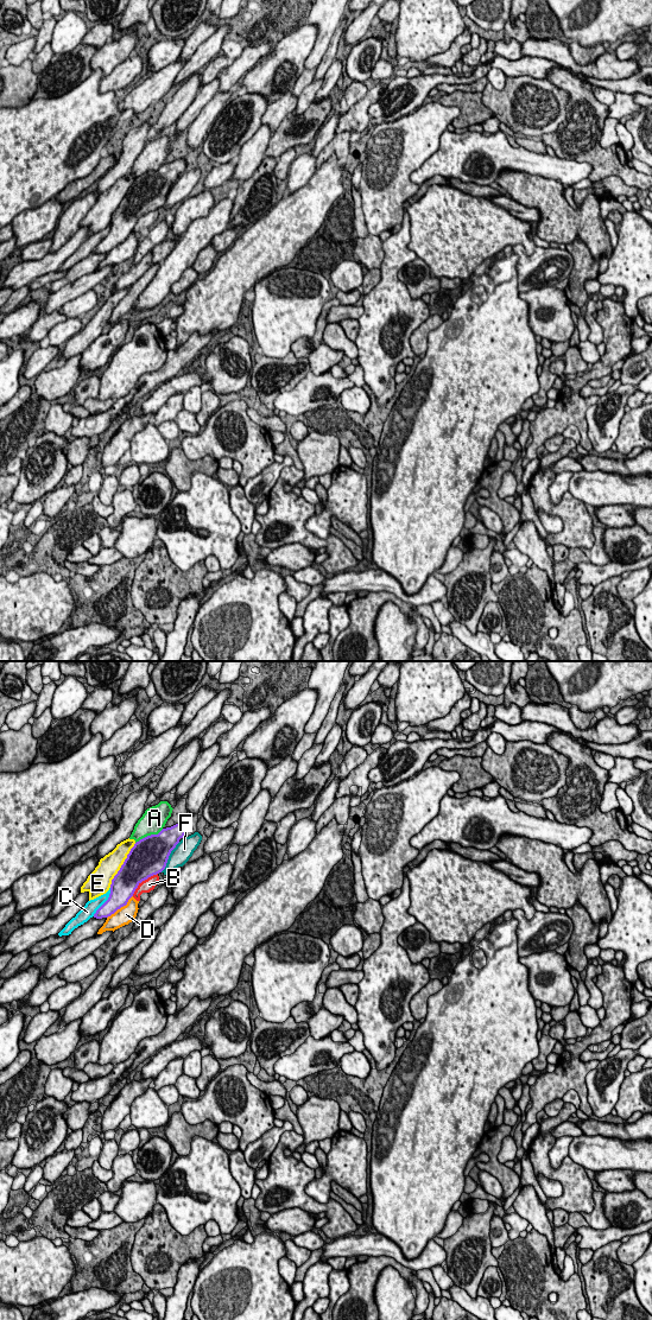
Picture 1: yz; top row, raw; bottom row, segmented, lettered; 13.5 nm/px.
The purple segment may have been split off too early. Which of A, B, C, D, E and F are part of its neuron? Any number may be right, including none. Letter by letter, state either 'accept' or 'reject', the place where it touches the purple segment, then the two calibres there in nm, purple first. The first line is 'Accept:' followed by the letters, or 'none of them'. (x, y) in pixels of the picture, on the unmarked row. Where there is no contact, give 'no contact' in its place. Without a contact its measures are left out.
Accept: C
A: reject; meets purple in yz at (149, 171); 480 nm thick on the purple side, 320 nm on the other
B: reject; meets purple in yz at (143, 215); 440 nm thick on the purple side, 170 nm on the other
C: accept; meets purple in yz at (105, 238); 280 nm thick on the purple side, 180 nm on the other
D: reject; meets purple in yz at (120, 242); 320 nm thick on the purple side, 240 nm on the other
E: reject; meets purple in yz at (121, 201); 400 nm thick on the purple side, 280 nm on the other
F: reject; meets purple in yz at (168, 192); 500 nm thick on the purple side, 240 nm on the other

